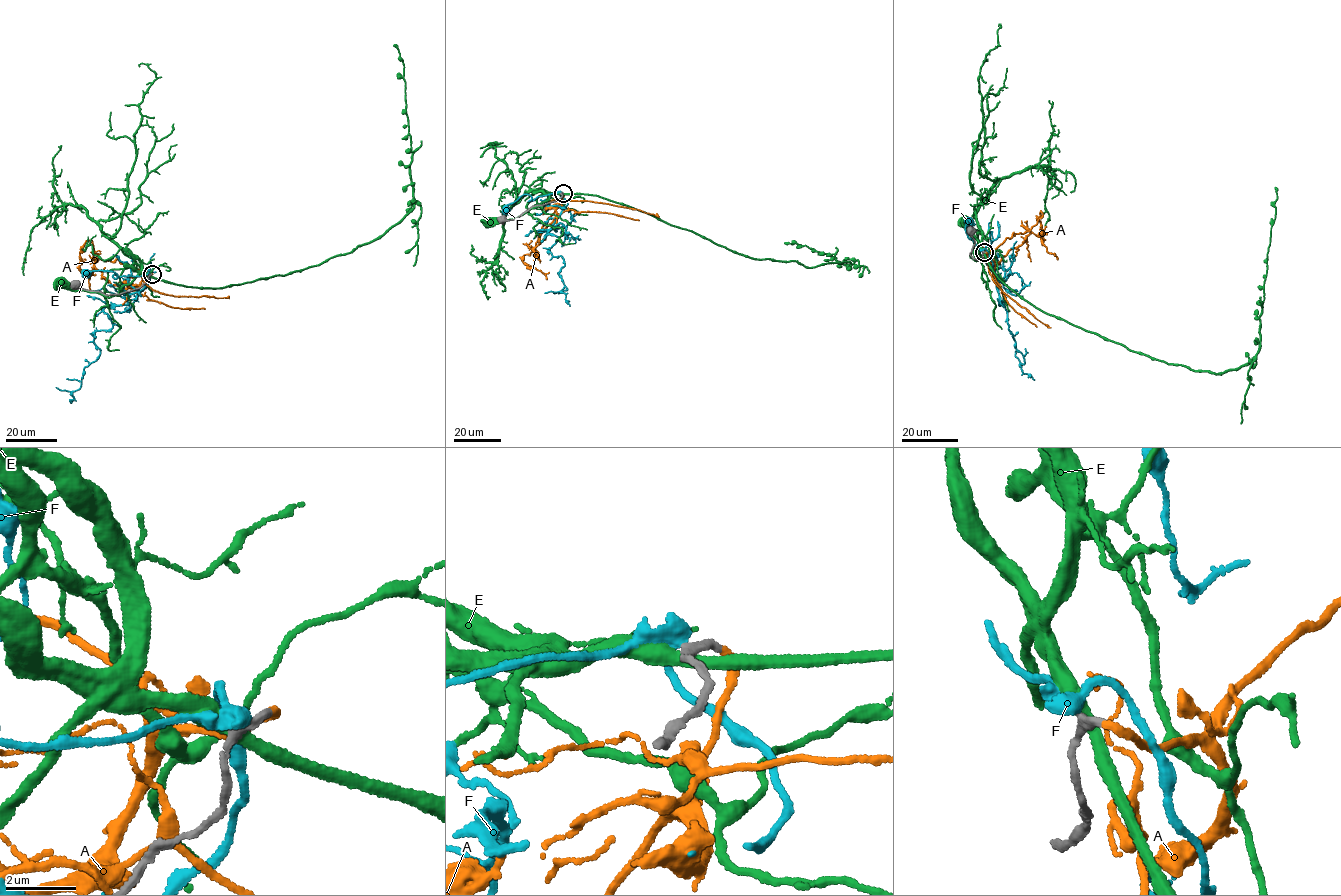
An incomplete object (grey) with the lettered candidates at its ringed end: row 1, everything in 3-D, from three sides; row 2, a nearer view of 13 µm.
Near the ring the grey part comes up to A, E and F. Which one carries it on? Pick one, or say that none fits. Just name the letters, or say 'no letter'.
A

